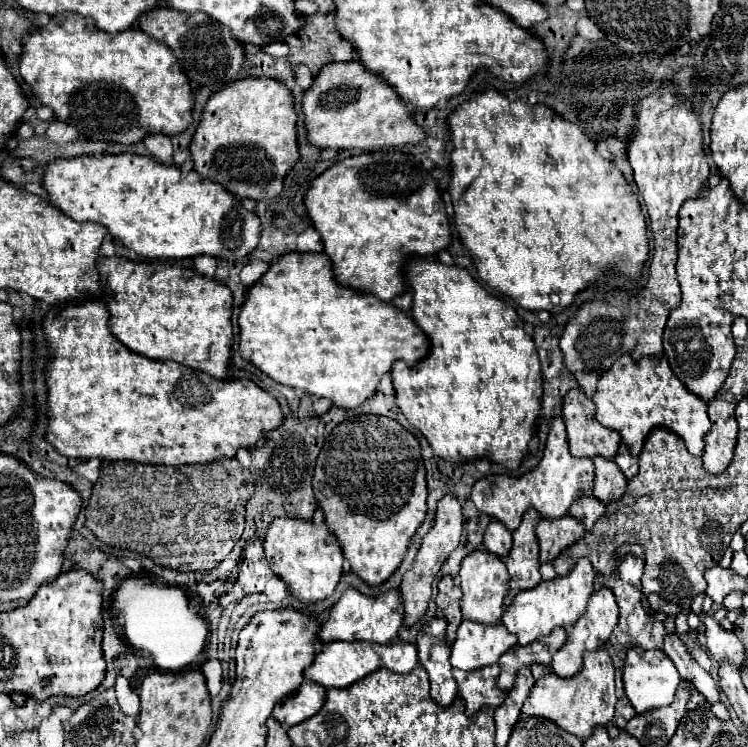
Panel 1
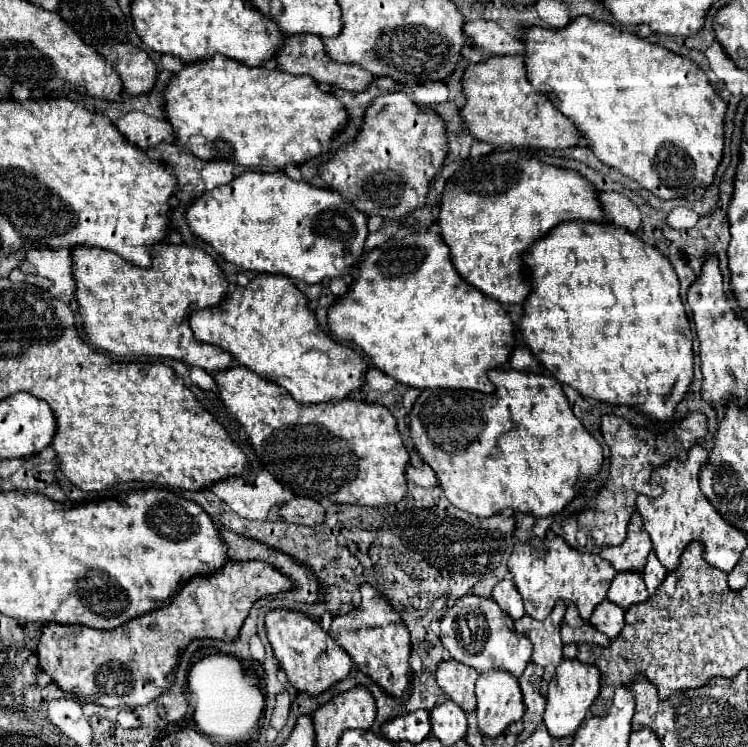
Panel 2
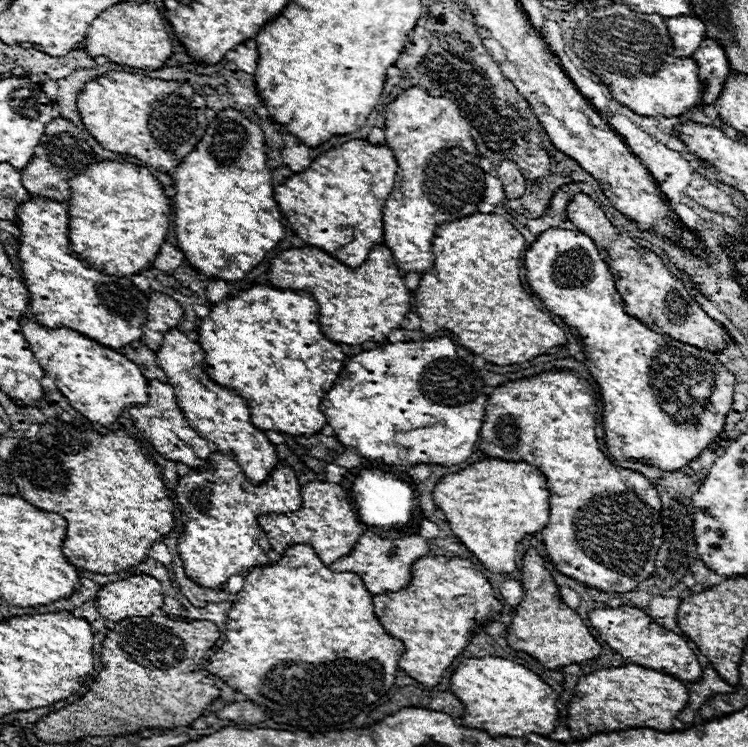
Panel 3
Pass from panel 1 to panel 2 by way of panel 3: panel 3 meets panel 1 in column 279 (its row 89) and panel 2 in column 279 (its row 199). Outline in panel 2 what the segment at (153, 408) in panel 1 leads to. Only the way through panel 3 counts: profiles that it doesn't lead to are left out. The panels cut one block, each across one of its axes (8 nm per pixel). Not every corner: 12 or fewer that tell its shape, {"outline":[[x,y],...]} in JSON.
{"outline":[[244,366],[214,376],[264,468],[296,496],[404,498],[386,406],[298,404]]}

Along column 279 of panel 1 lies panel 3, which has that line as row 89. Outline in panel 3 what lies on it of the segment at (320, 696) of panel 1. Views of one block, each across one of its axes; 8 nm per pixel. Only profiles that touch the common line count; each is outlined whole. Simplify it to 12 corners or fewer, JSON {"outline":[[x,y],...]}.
{"outline":[[704,38],[694,52],[704,104],[714,104],[730,74],[718,40]]}

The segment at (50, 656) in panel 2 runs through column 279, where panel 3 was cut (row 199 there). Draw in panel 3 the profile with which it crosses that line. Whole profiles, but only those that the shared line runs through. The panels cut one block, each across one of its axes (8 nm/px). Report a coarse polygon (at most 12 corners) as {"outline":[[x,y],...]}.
{"outline":[[576,194],[568,220],[594,240],[624,310],[674,340],[724,350],[724,326],[664,260]]}

